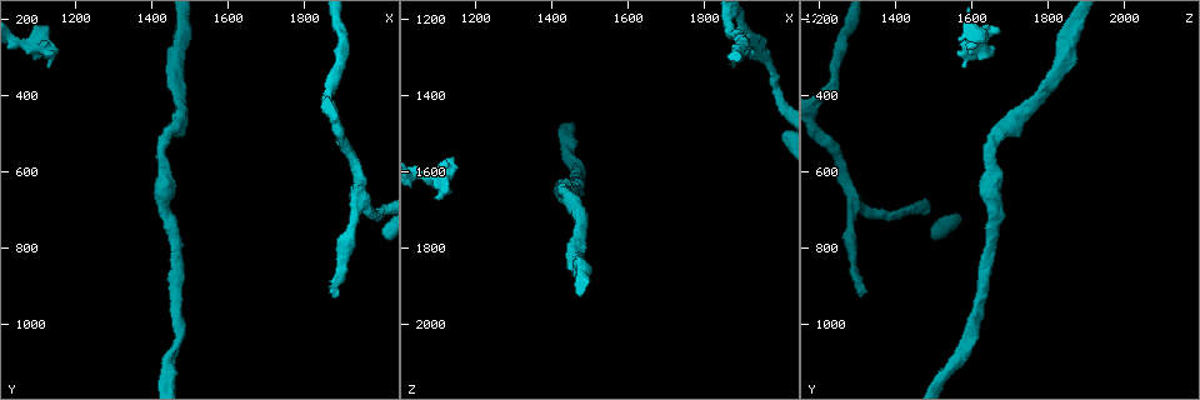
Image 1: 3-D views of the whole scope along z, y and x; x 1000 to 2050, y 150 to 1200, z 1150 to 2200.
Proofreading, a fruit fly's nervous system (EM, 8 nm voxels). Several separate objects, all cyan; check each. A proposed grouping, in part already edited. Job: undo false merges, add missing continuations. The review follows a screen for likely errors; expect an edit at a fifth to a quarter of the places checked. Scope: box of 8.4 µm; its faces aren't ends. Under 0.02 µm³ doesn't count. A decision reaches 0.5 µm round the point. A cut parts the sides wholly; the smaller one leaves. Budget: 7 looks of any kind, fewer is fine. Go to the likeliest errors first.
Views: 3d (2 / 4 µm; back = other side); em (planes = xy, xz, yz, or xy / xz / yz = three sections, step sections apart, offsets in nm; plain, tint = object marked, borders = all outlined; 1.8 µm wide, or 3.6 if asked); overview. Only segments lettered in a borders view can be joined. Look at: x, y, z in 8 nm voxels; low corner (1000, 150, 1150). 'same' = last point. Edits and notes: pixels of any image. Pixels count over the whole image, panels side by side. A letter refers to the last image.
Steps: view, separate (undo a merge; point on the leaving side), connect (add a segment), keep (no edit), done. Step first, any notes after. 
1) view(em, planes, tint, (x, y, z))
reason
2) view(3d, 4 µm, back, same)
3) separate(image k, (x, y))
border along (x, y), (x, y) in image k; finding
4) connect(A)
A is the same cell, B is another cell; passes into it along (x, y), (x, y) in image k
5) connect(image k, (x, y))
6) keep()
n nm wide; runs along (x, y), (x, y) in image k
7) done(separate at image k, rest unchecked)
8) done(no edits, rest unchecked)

view(3d, 4 µm, (1875, 925, 1315))
free end

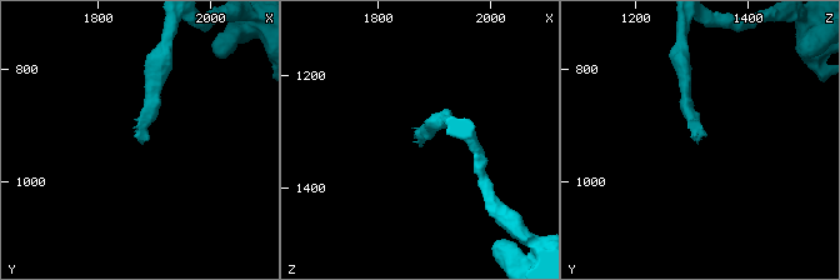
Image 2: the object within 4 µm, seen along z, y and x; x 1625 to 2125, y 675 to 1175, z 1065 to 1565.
view(em, 3.6 µm, planes, borders, (1875, 930, 1315))

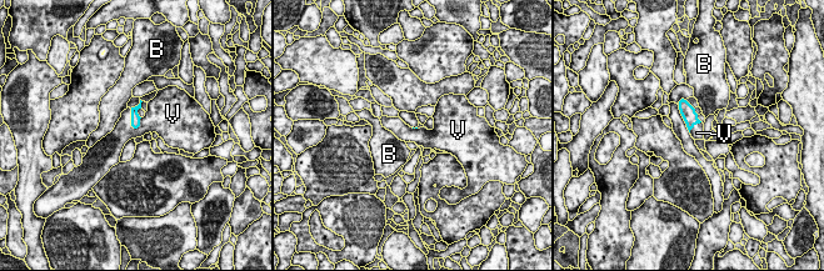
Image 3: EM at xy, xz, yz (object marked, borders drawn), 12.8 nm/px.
connect(image 3, (123, 131))
V touches over 280 nm; V is the same cell, B is another cell; the cell continues

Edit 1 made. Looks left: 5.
view(3d, 2 µm, (1940, 685, 1285))

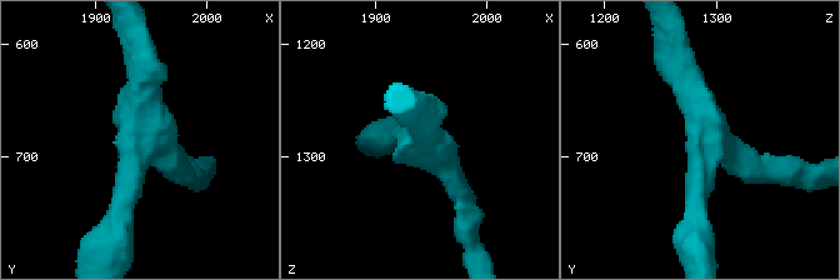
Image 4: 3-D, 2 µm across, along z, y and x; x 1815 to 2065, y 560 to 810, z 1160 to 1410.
view(em, planes, borders, (1938, 686, 1288))
3 arms; arms of 200, 220, 240 nm; shape alone is not enough

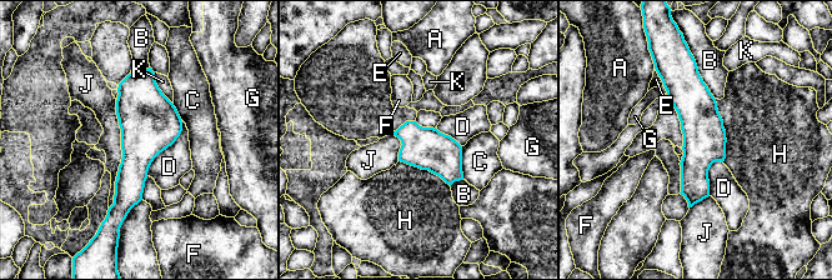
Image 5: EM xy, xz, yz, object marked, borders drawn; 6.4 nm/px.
keep()
A, B, C, D, E, F, G, H, J and K are other cells; border along (116, 100), (121, 163), (109, 208) in image 5; one cell here

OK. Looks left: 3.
view(3d, 4 µm, (1430, 545, 1645))

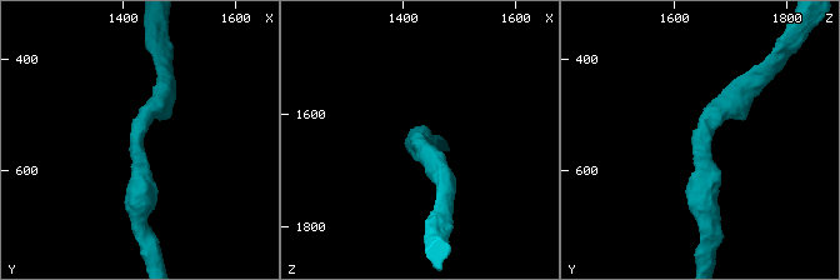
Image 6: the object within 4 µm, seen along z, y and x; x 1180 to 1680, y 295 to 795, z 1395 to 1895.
view(em, planes, borders, (1430, 550, 1645))
arms of 320, 380 nm

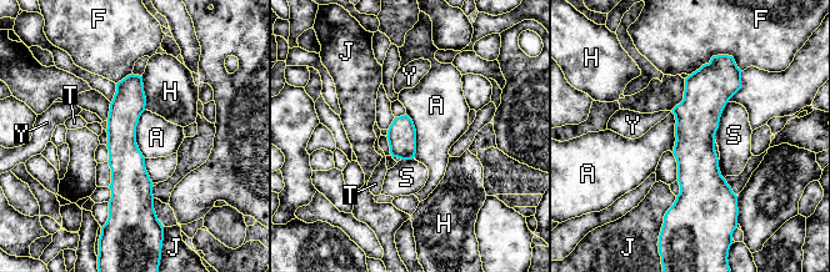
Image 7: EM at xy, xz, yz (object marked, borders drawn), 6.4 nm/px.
keep()
A, F, H, J, S, T and Y are other cells; border along (145, 110), (136, 126), (144, 157) in image 7; one cell here

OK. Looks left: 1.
done(connect at image 3, rest unchecked)

